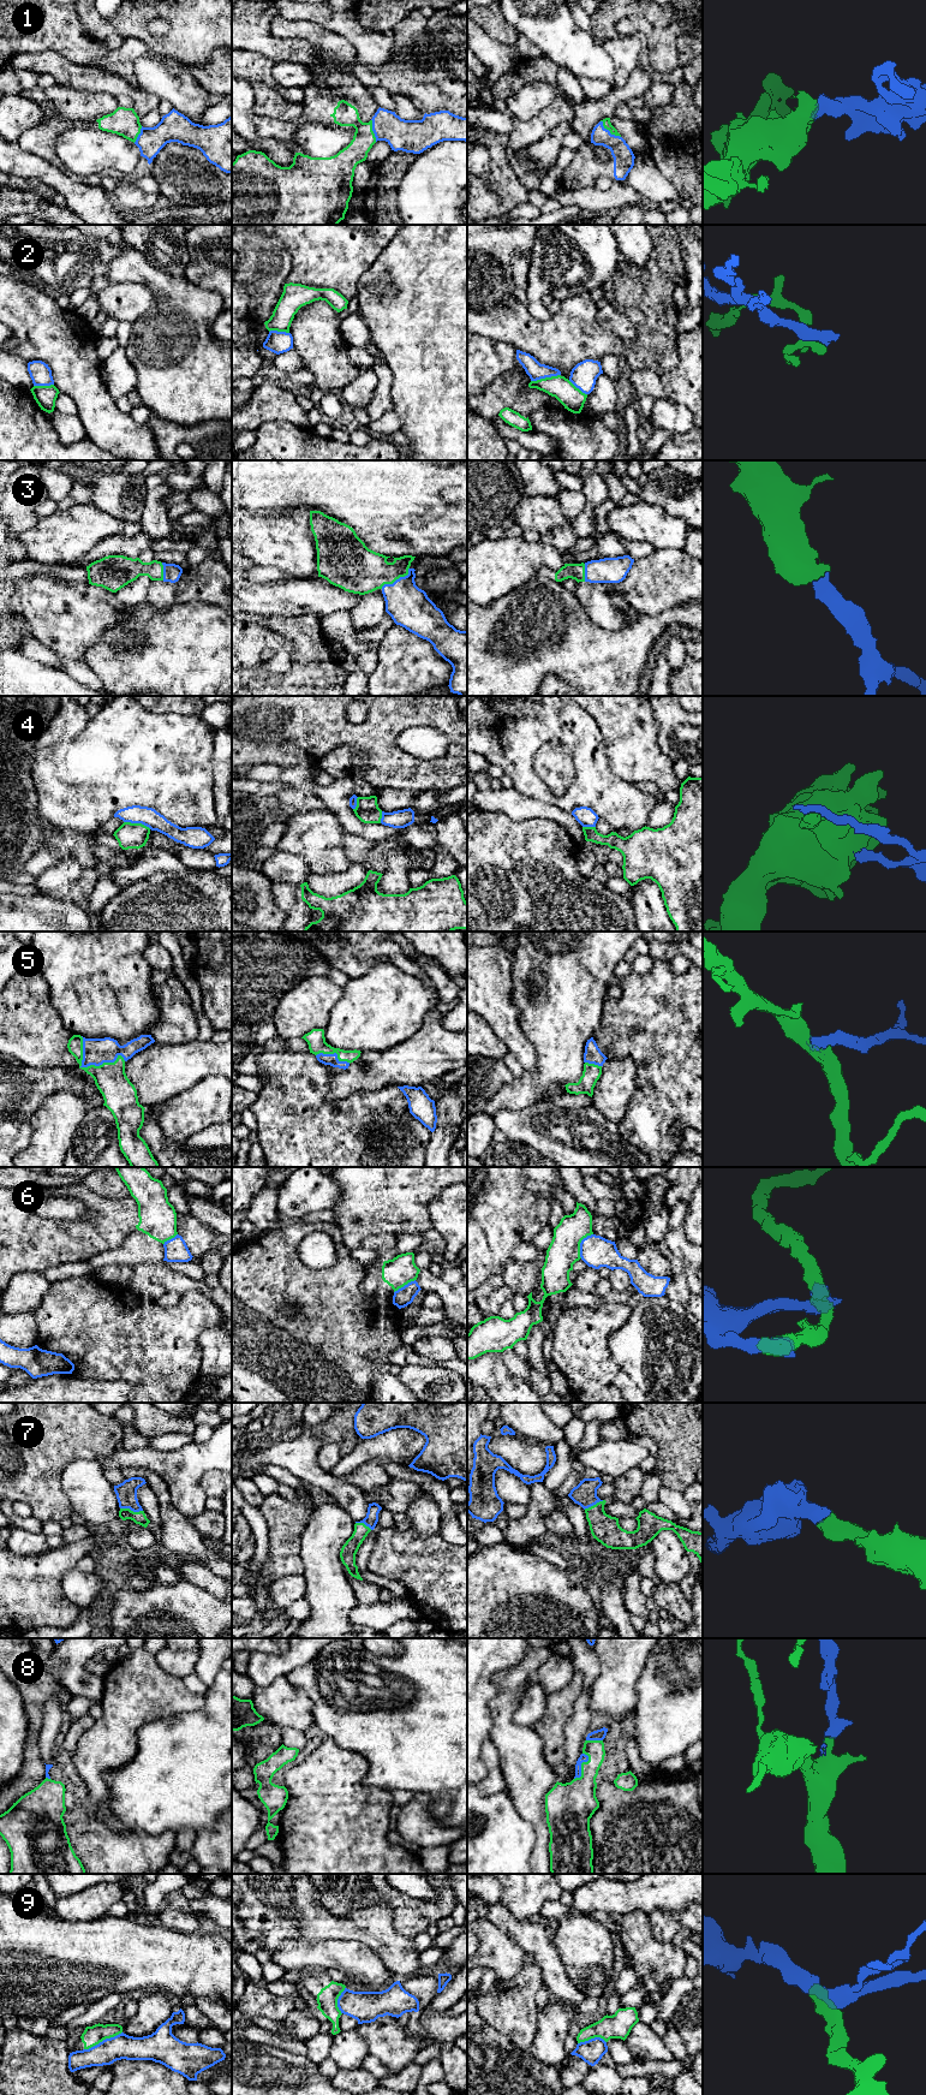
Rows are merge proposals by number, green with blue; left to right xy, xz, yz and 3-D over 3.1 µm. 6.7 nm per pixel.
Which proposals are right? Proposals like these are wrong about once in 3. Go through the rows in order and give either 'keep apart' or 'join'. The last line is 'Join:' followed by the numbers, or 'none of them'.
1: join
2: keep apart
3: join
4: keep apart
5: join
6: keep apart
7: join
8: join
9: keep apart
Join: 1, 3, 5, 7, 8

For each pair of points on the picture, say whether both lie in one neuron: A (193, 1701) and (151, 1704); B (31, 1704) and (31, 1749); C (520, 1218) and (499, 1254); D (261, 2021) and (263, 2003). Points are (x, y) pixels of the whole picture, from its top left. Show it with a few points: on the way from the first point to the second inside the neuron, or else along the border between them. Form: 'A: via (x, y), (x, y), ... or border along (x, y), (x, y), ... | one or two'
A: via (183, 1701), (162, 1701) | one
B: via (34, 1715), (33, 1738) | one
C: via (512, 1226), (499, 1239), (499, 1245) | one
D: border along (244, 2012), (267, 2013), (280, 2021) | two

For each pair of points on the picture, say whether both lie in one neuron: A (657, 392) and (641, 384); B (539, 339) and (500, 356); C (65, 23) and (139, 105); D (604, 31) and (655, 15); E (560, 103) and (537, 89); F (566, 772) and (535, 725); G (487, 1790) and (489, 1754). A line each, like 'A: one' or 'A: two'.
A: one
B: two
C: two
D: one
E: two
F: two
G: one

